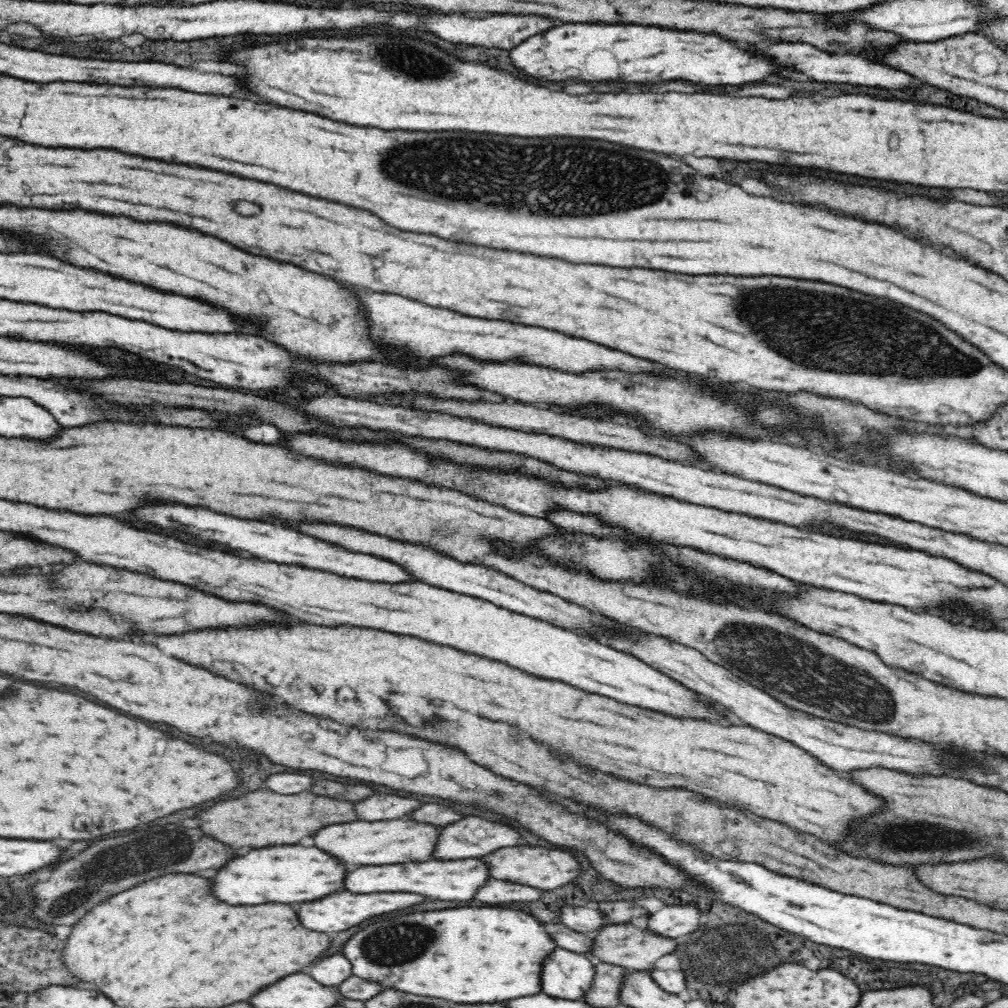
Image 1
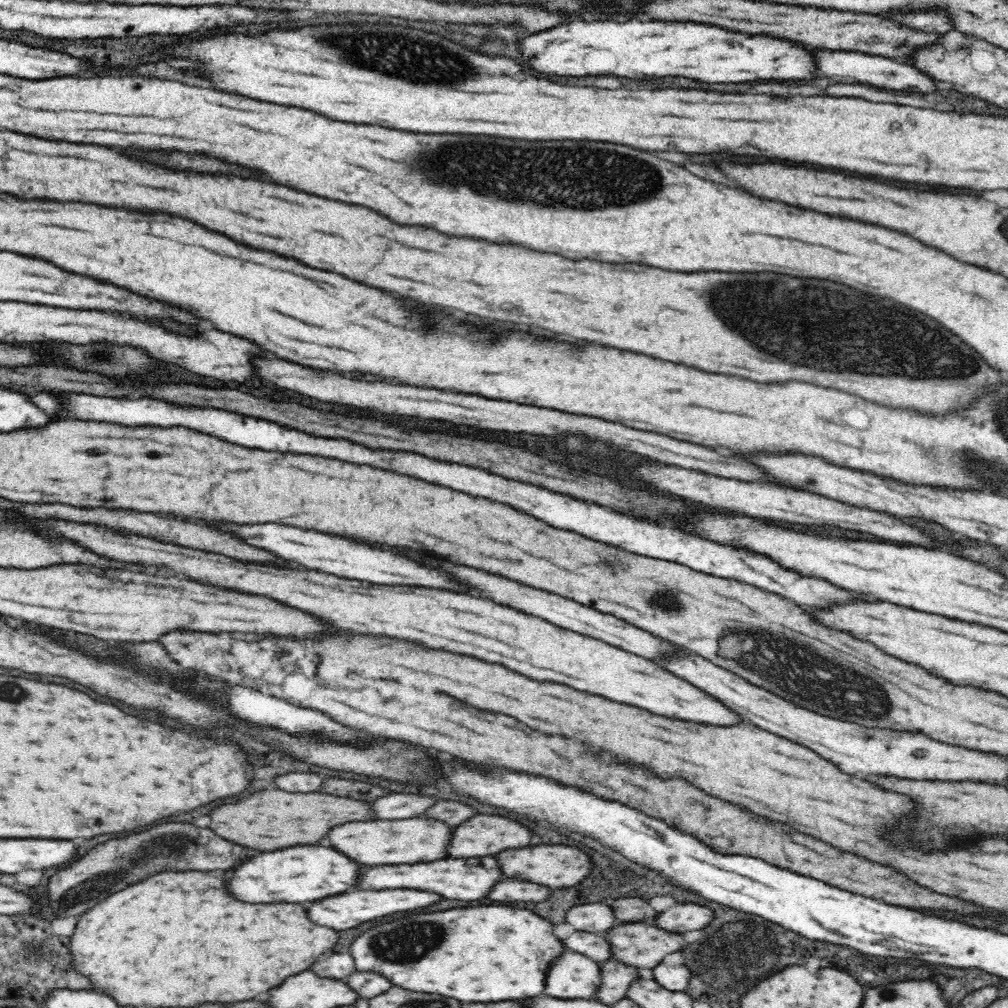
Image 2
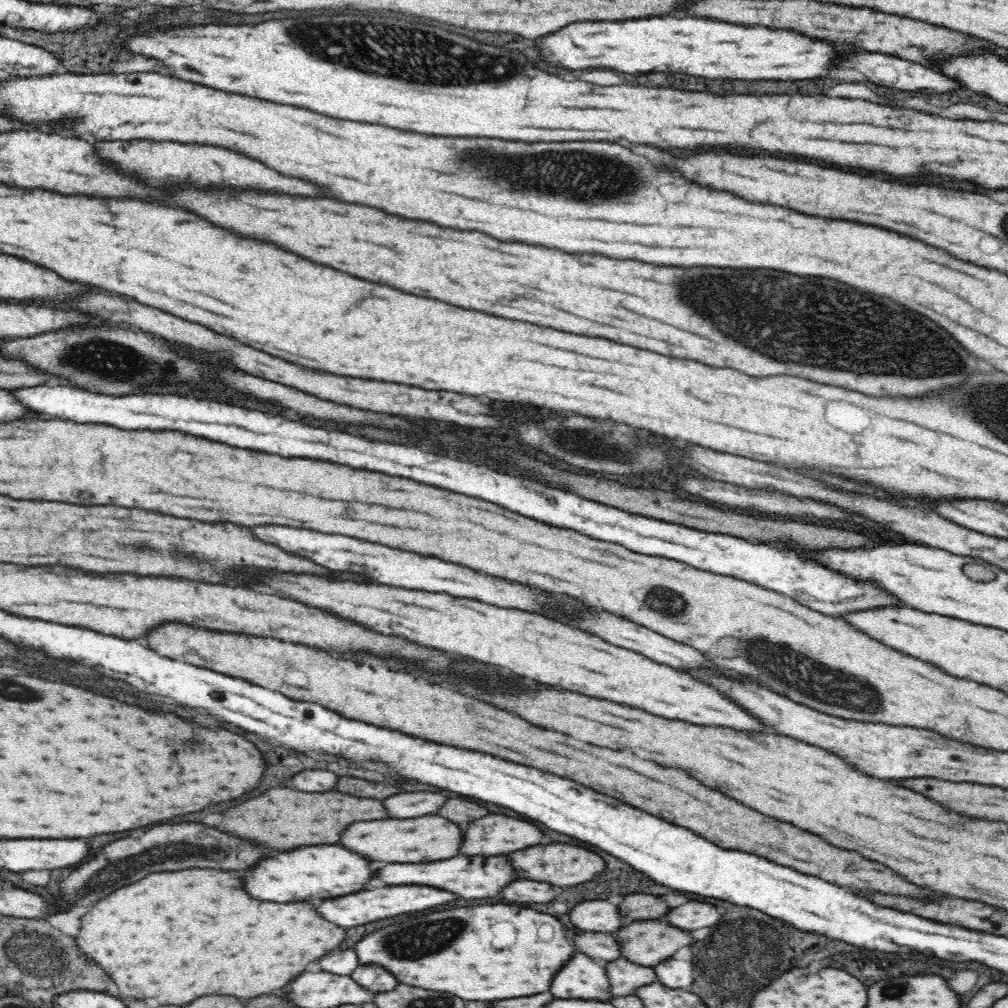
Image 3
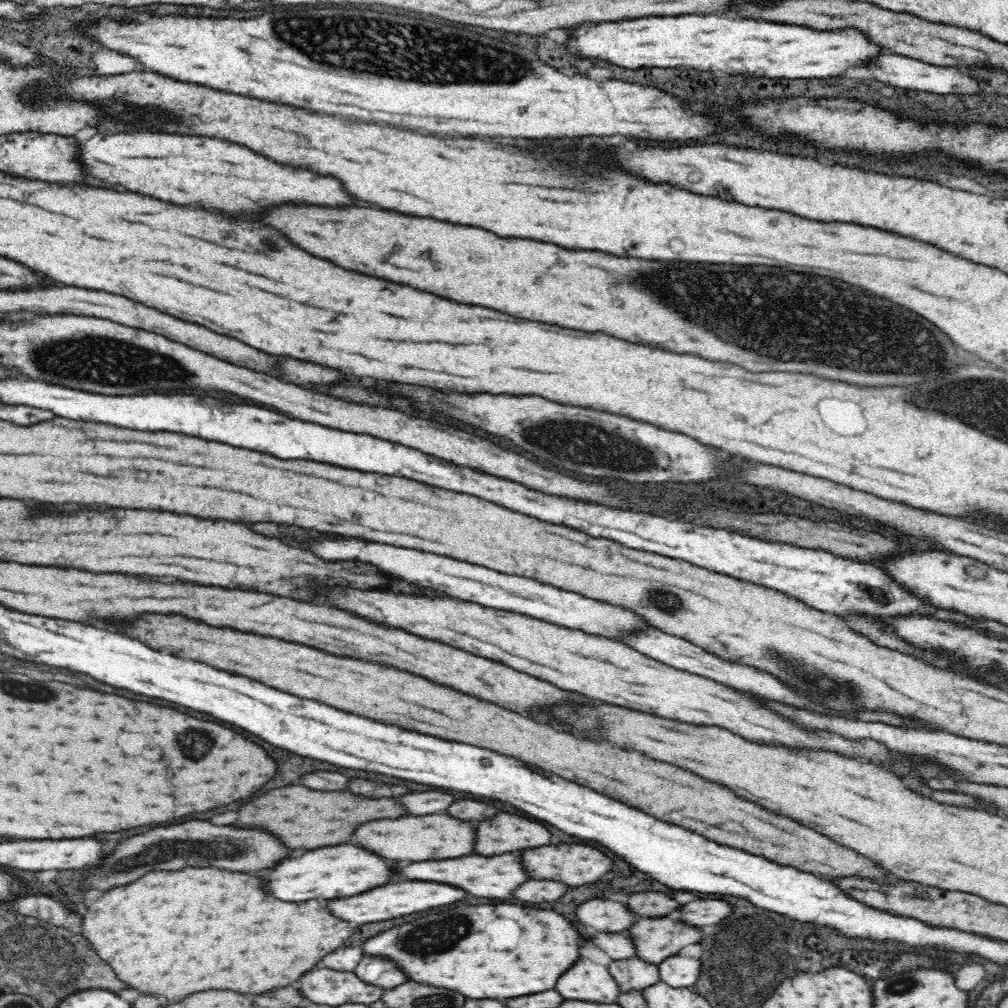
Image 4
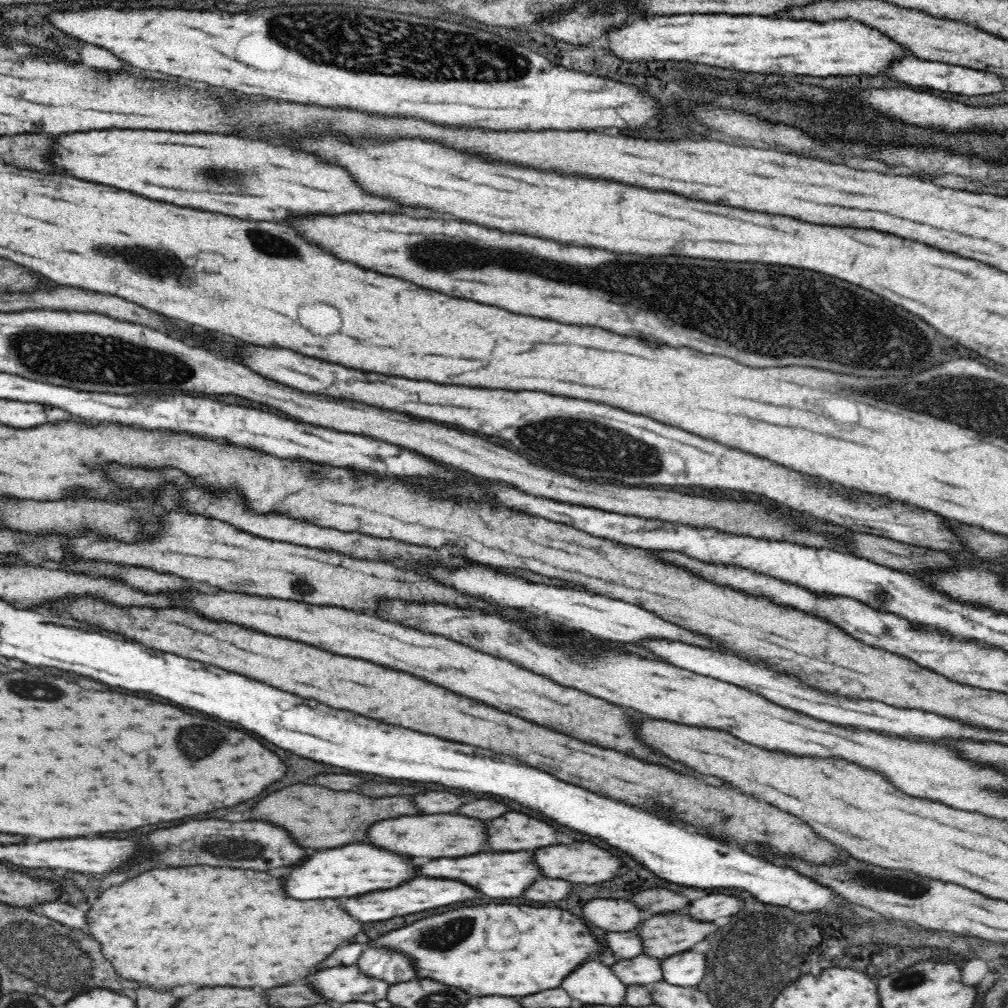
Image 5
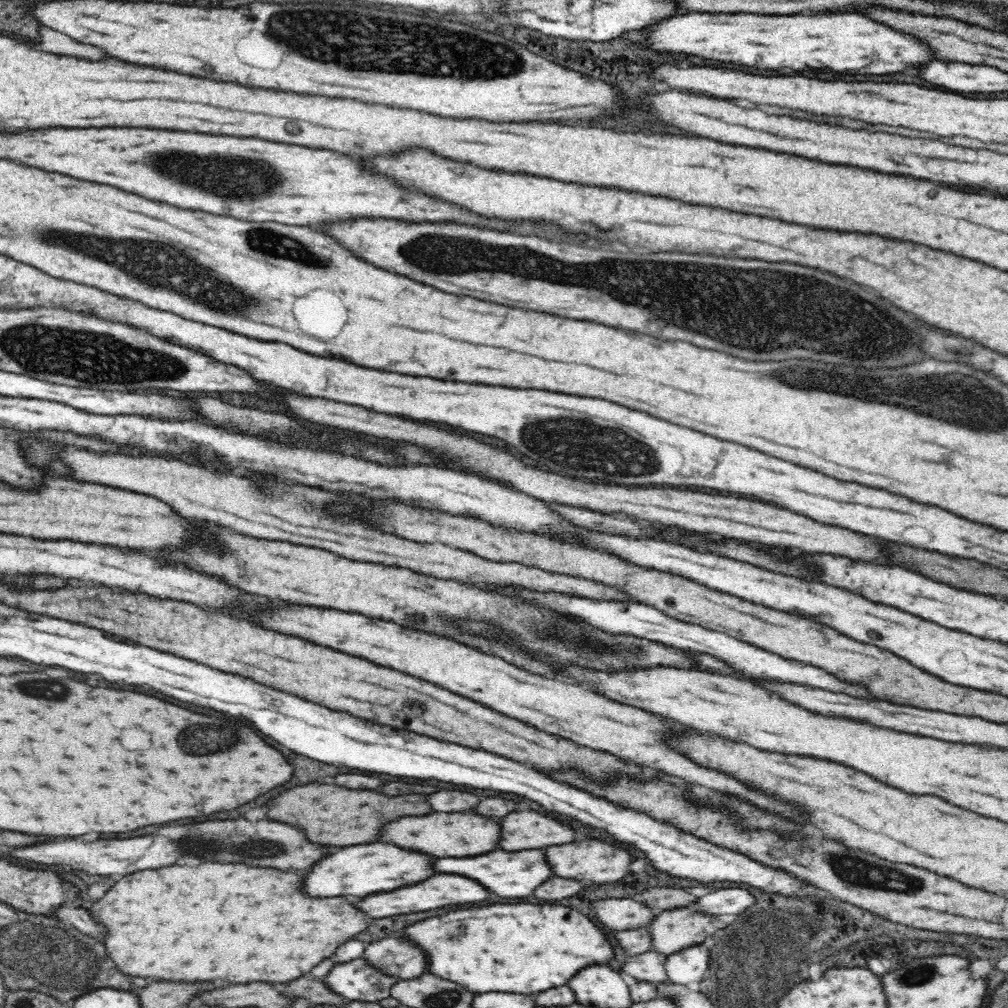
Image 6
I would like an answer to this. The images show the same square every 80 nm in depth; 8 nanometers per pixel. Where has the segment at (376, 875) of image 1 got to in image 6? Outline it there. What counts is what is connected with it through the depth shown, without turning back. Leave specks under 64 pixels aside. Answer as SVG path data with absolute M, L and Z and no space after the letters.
M494 850L488 854L480 854L476 858L438 858L434 862L436 872L444 874L460 874L466 878L472 878L480 882L486 890L506 896L506 898L524 898L534 892L540 882L544 882L548 876L552 876L552 870L544 858L542 850L520 850L520 852L506 852L506 850Z

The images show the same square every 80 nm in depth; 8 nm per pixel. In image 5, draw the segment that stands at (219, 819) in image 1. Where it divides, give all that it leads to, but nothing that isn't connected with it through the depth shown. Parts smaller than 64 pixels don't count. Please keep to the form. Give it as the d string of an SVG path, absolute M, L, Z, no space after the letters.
M288 786L280 792L266 796L264 800L256 802L250 818L272 822L284 830L302 846L306 848L336 848L350 842L364 840L368 824L378 820L398 818L398 816L416 816L418 810L408 802L404 796L392 798L368 798L356 792L334 792L320 786Z

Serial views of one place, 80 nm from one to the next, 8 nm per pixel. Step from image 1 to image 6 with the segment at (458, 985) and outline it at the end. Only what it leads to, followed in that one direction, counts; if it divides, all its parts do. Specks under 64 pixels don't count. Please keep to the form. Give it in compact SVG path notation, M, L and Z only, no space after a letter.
M494 904L470 910L448 912L438 918L428 918L397 932L400 939L410 941L414 947L426 955L426 972L452 980L470 992L514 992L514 994L534 994L548 988L564 986L578 970L590 964L608 962L614 956L610 940L600 932L600 928L586 916L578 914L568 906L550 904Z

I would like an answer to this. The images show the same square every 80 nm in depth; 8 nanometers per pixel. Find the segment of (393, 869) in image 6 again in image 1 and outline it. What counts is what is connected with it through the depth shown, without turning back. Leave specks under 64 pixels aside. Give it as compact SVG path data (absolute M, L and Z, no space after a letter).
M268 846L260 850L250 850L246 856L236 856L226 862L226 866L222 866L212 880L212 894L216 894L216 898L230 906L256 906L264 902L310 902L342 888L344 876L346 868L342 866L342 862L314 846Z

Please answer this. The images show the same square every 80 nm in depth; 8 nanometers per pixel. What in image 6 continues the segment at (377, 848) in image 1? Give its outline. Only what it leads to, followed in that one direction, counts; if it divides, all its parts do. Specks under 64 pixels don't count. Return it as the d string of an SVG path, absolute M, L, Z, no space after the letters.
M428 814L420 818L400 818L396 822L390 822L382 828L380 840L396 844L404 850L418 850L422 854L432 854L438 858L462 858L462 856L476 856L486 854L490 850L496 850L496 842L500 836L498 822L490 822L484 816L478 814Z

